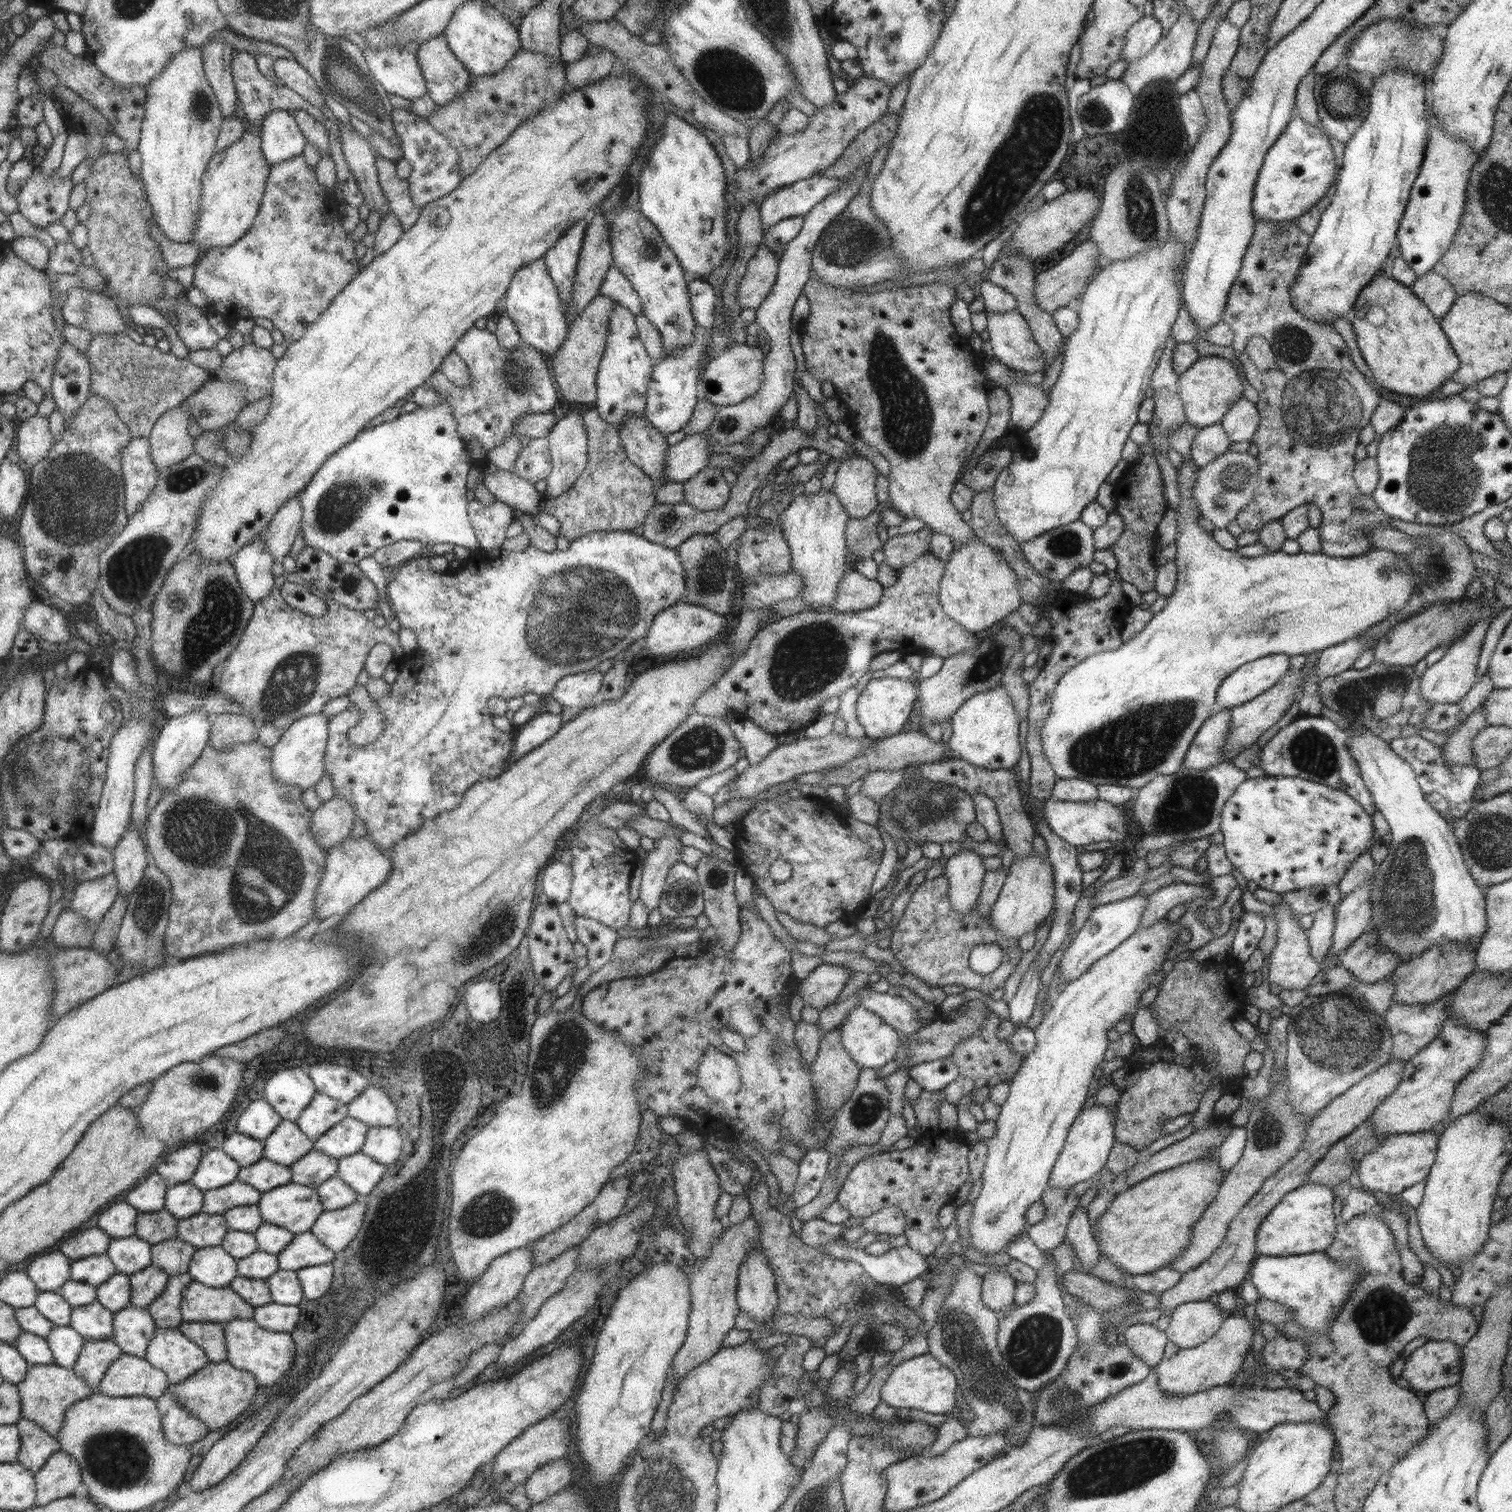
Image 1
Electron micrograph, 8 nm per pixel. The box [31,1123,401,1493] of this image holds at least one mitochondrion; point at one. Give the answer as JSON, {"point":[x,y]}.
{"point":[116,1461]}

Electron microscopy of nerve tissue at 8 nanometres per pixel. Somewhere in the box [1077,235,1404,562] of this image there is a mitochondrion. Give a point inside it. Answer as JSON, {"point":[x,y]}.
{"point":[1320,412]}

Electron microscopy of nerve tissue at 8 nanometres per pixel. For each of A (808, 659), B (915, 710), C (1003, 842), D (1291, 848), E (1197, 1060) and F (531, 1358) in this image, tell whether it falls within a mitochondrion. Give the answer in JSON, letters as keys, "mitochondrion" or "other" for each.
{"A":"mitochondrion","B":"other","C":"other","D":"other","E":"other","F":"other"}

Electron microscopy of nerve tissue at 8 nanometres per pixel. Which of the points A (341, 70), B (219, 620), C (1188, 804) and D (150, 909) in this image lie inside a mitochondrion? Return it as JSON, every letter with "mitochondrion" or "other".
{"A":"mitochondrion","B":"mitochondrion","C":"mitochondrion","D":"mitochondrion"}

